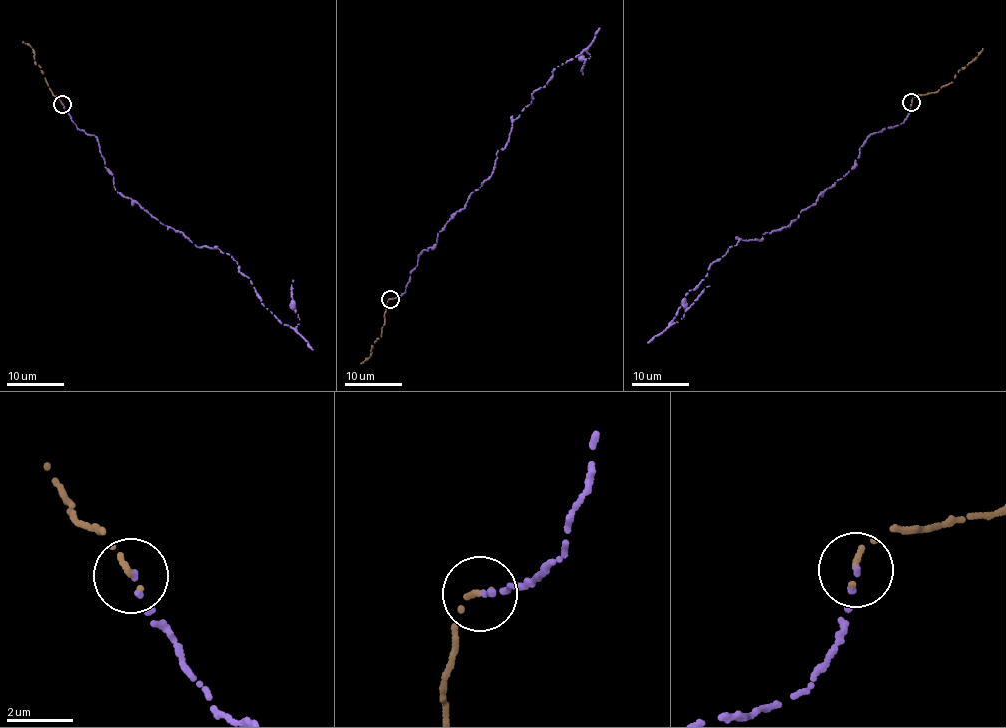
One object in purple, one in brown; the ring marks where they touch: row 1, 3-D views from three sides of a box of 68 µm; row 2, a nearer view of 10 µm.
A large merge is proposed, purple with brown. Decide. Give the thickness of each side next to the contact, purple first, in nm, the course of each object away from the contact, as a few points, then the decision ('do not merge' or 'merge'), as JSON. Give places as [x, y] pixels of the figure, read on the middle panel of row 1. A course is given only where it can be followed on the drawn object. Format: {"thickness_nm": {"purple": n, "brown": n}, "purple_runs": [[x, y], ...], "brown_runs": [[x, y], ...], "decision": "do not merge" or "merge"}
{"thickness_nm": {"purple": 100, "brown": 170}, "purple_runs": [[391, 298], [406, 292], [423, 249], [436, 244], [489, 178], [532, 92], [584, 50], [591, 56], [583, 74]], "brown_runs": [[391, 298], [386, 304], [381, 337], [374, 342], [371, 356], [361, 362]], "decision": "merge"}

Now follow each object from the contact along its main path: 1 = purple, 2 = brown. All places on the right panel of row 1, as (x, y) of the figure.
1: (911, 101), (903, 123), (873, 132), (852, 169), (789, 225), (740, 239), (712, 262), (670, 323), (709, 286)
2: (911, 101), (917, 95), (936, 92), (952, 82), (959, 69), (976, 58), (982, 48)

